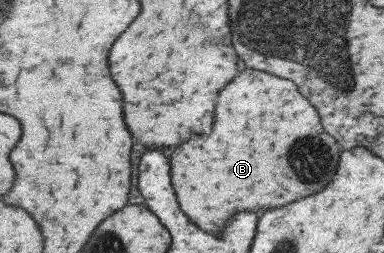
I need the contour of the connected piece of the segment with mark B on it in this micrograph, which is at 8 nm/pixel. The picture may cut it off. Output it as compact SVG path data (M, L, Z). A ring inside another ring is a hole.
M243 69L237 73L233 83L225 85L221 99L217 99L217 119L213 119L213 131L207 135L193 135L193 139L179 145L173 153L173 185L177 187L179 203L185 215L189 215L197 227L205 227L205 231L215 235L223 229L225 219L233 213L281 207L293 199L313 195L313 191L325 187L329 175L333 175L337 159L339 145L323 133L315 109L299 95L291 81L273 77L269 73ZM297 139L299 161L293 161Z

